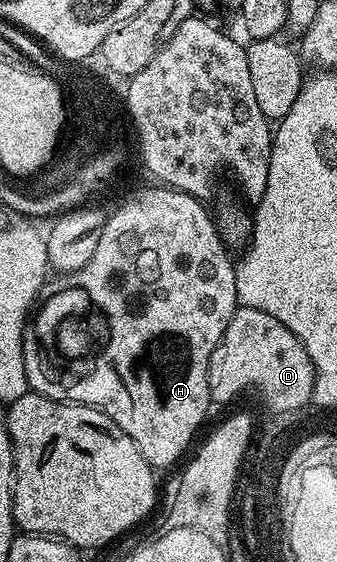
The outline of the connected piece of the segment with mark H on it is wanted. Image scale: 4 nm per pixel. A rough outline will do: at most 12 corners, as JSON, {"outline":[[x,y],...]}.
{"outline":[[207,205],[107,215],[23,336],[26,383],[161,470],[240,305]]}

